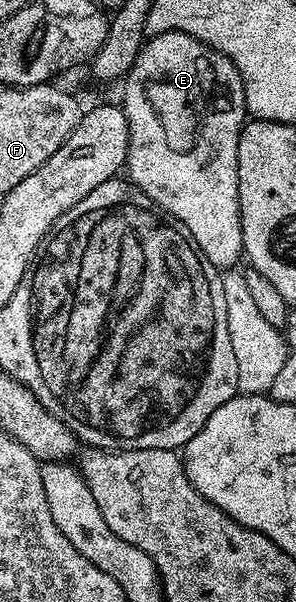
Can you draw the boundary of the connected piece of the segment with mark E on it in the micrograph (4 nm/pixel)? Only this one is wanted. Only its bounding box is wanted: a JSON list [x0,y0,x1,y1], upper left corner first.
[123,33,247,271]

